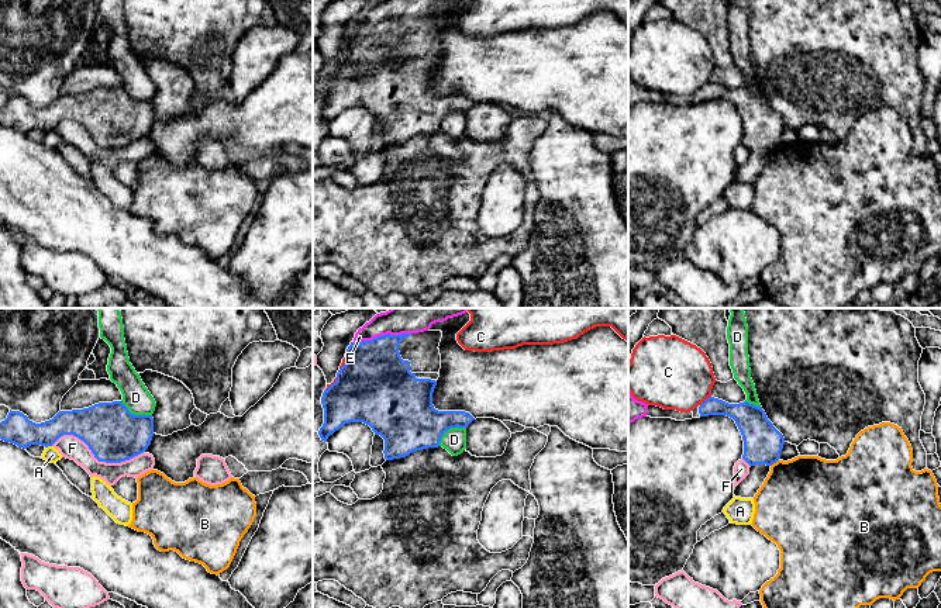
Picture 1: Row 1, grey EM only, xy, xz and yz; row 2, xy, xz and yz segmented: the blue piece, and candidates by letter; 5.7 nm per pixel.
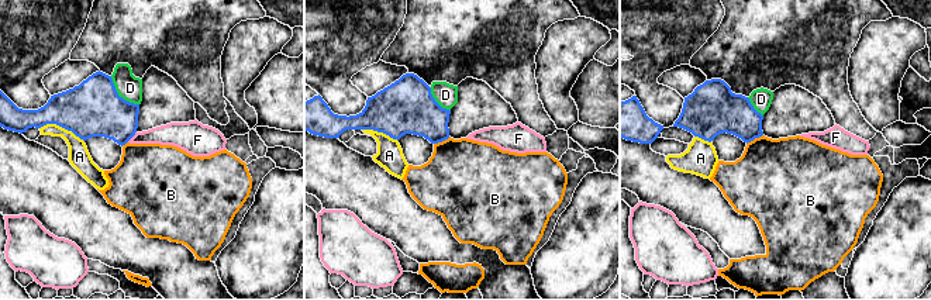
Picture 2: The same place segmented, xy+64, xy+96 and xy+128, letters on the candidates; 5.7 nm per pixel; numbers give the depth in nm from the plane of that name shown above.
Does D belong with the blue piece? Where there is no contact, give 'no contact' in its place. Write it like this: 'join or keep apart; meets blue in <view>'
keep apart; meets blue in xz

